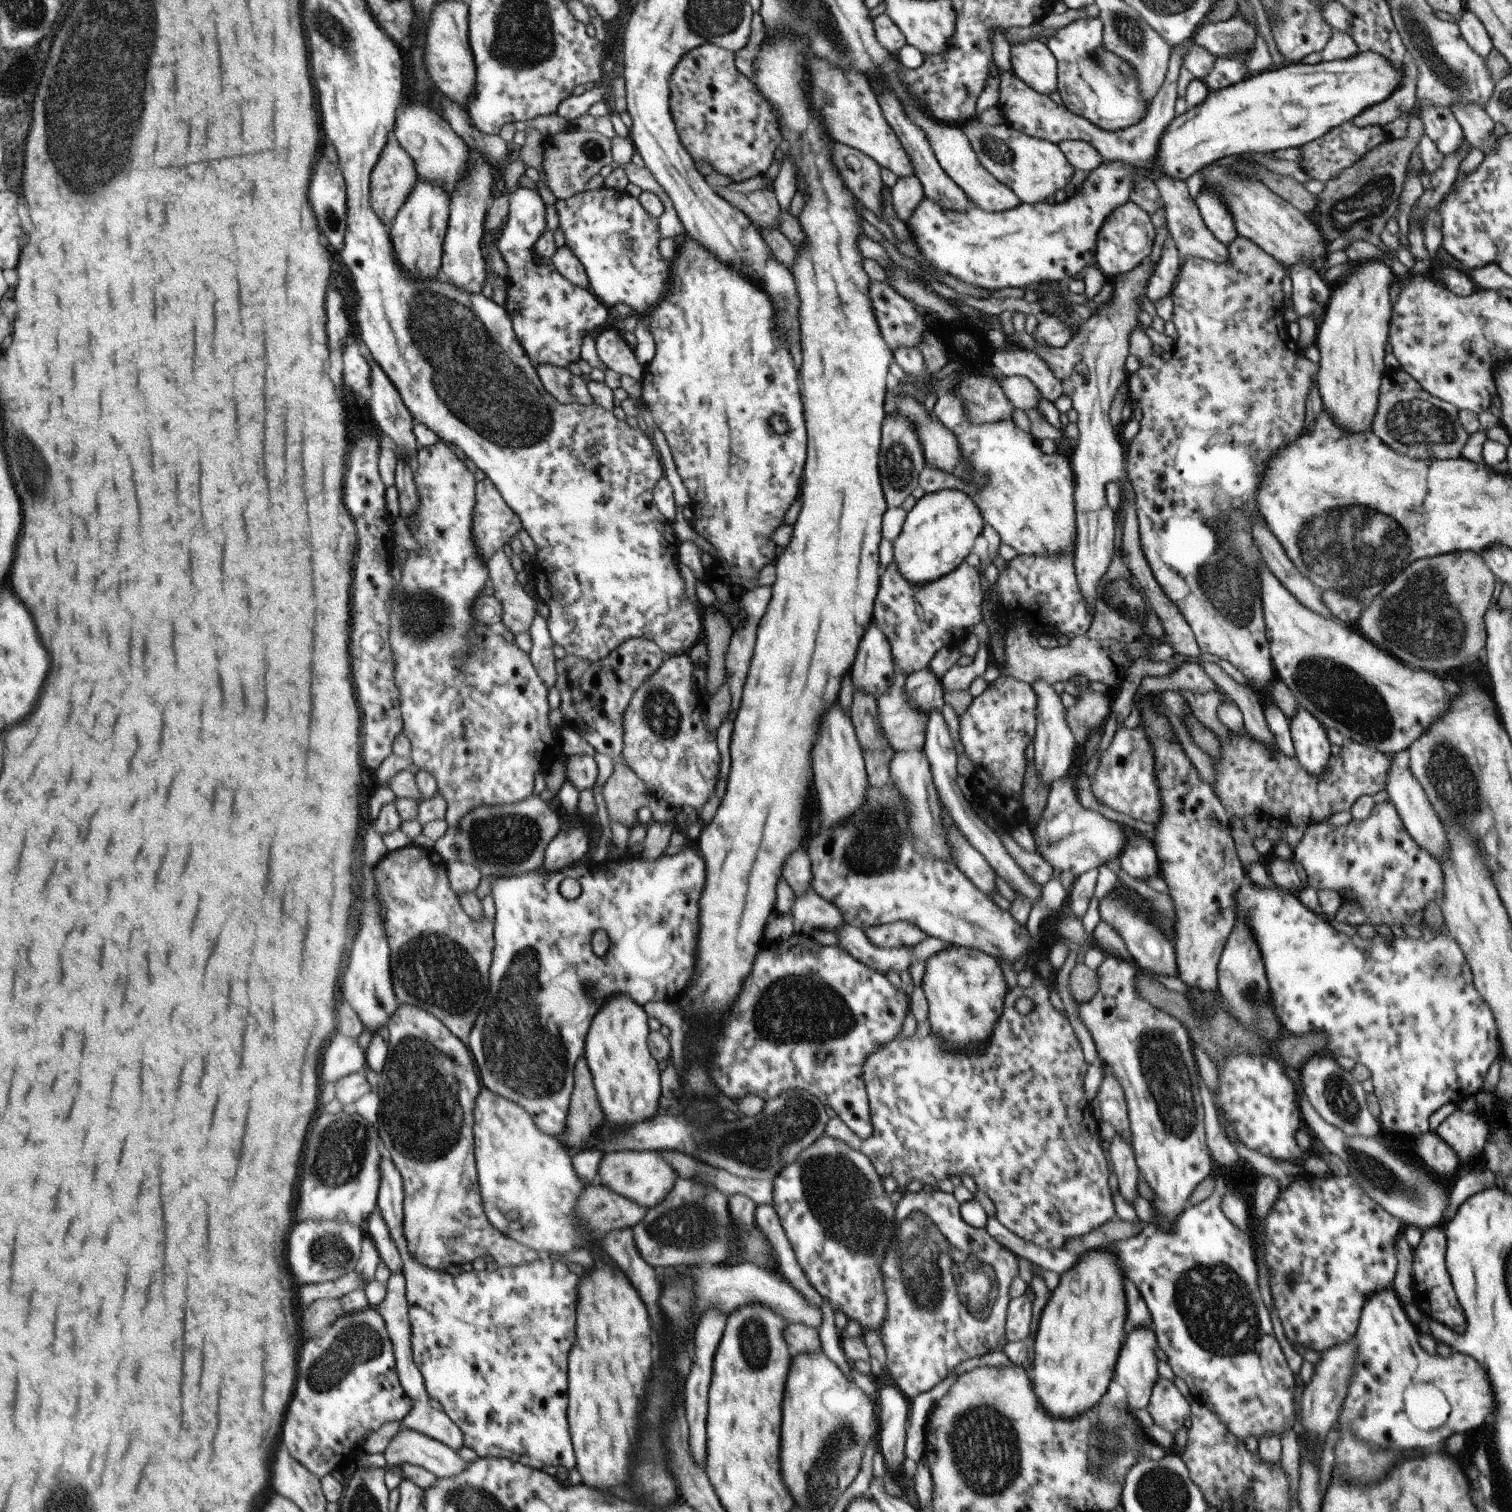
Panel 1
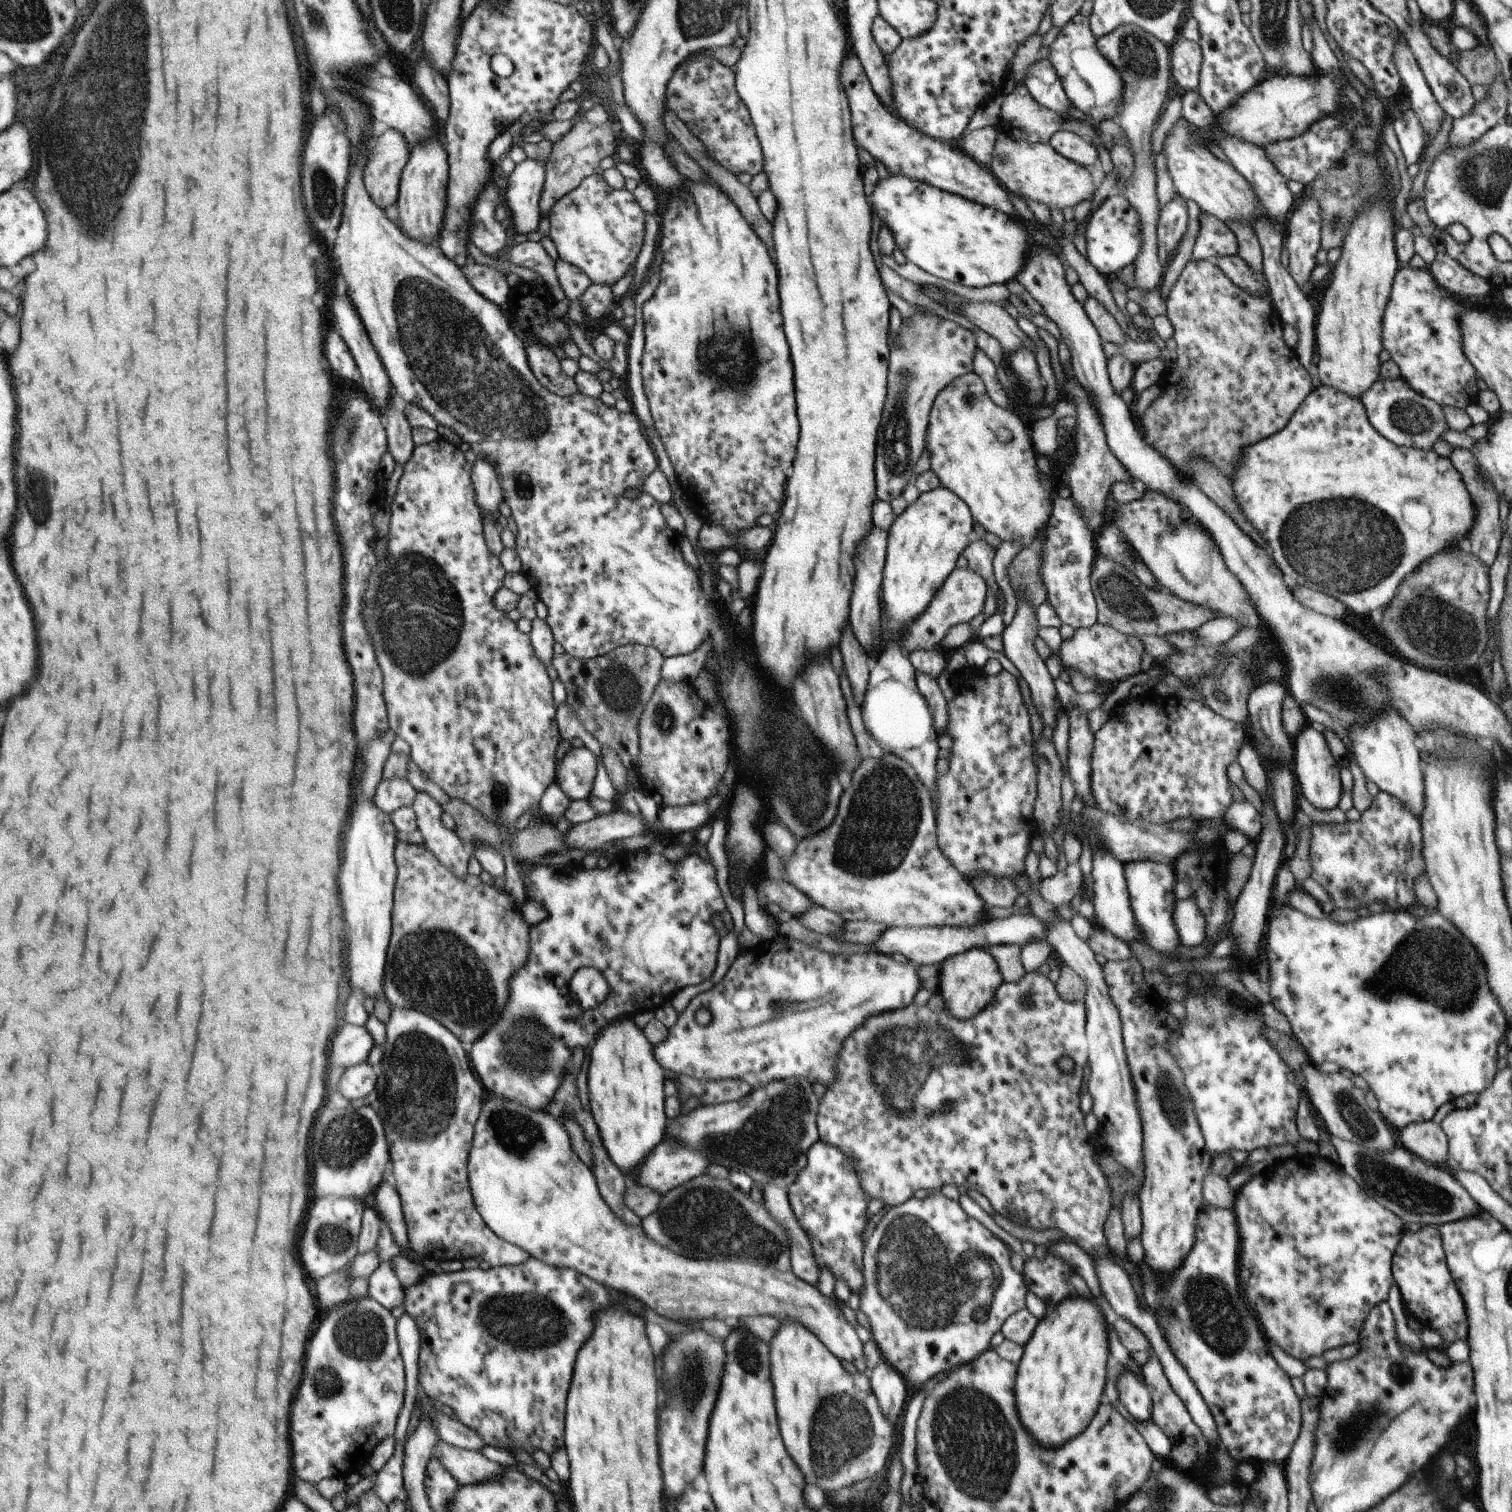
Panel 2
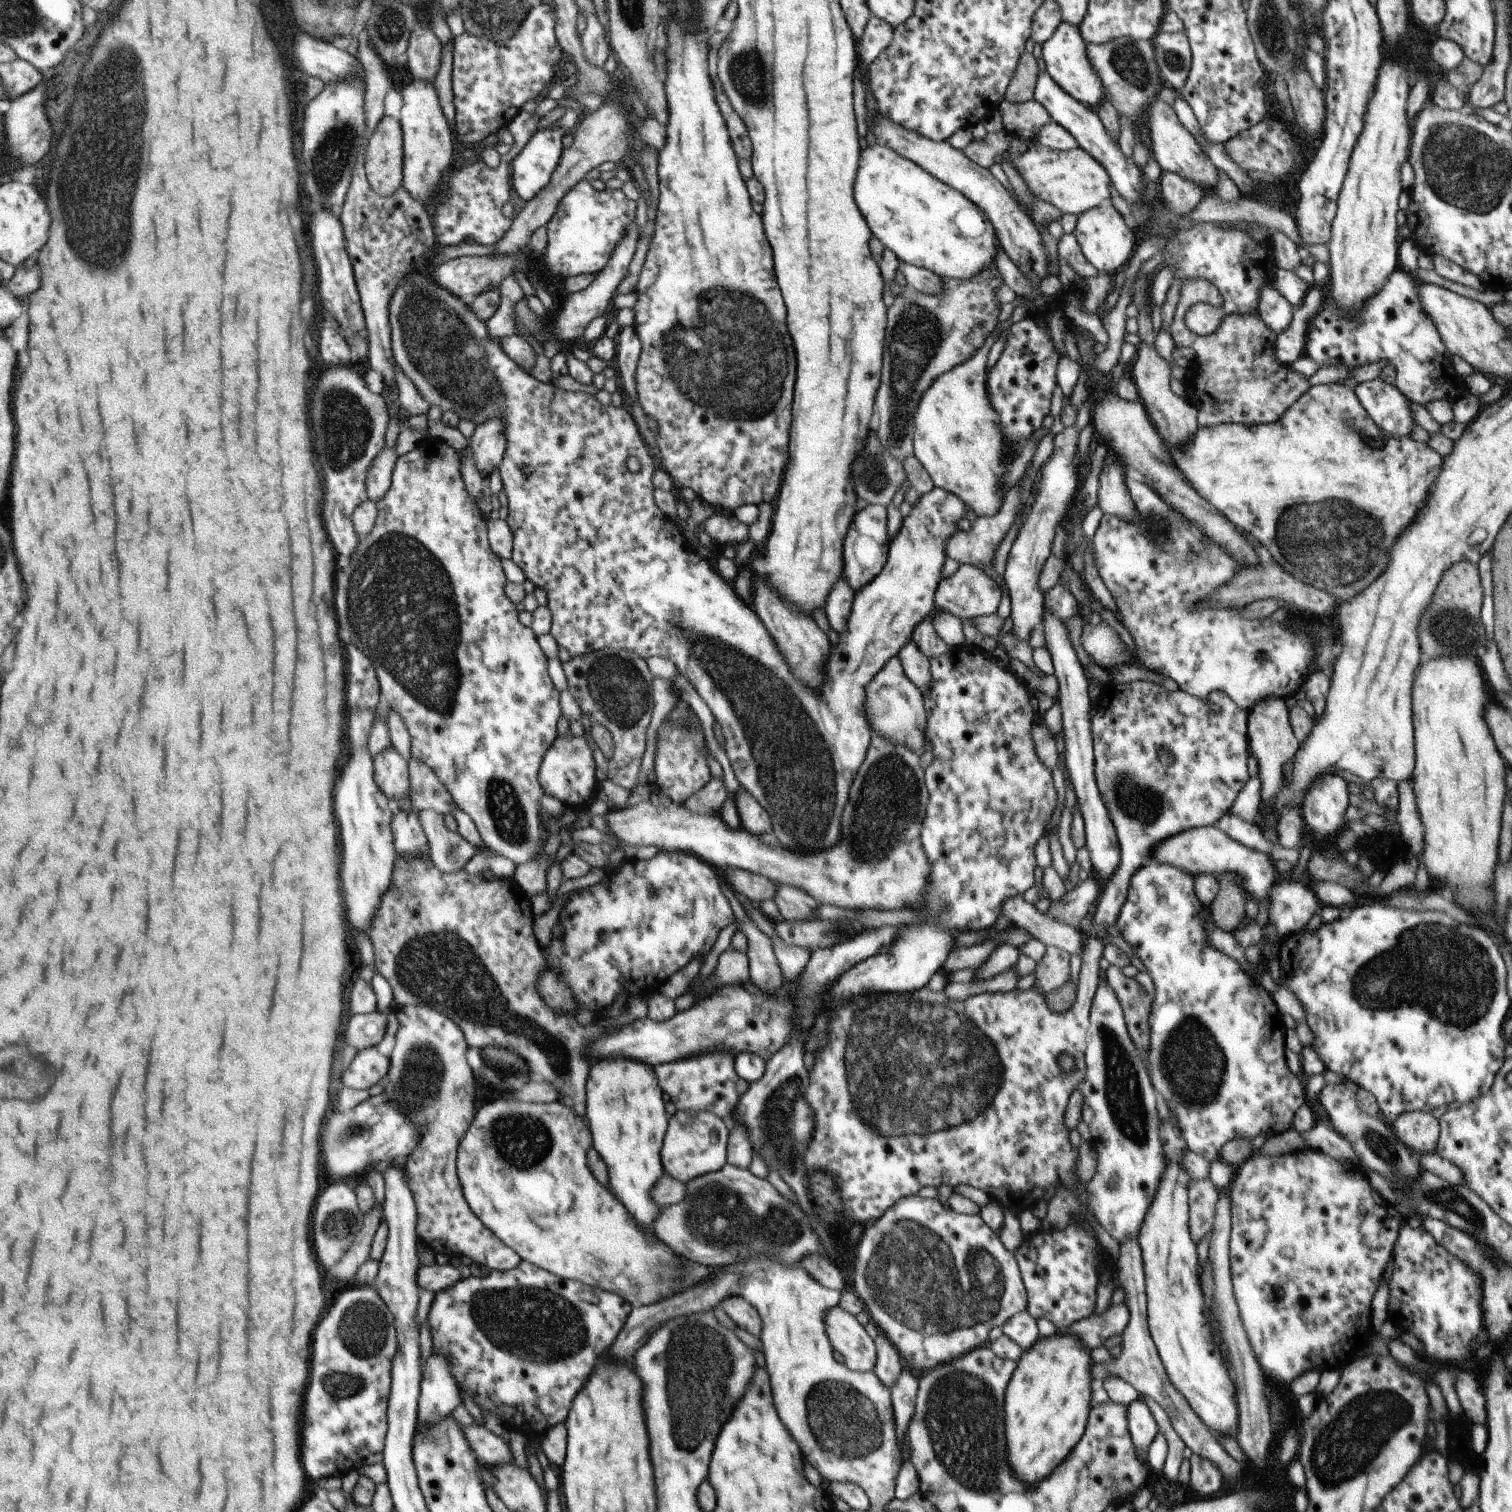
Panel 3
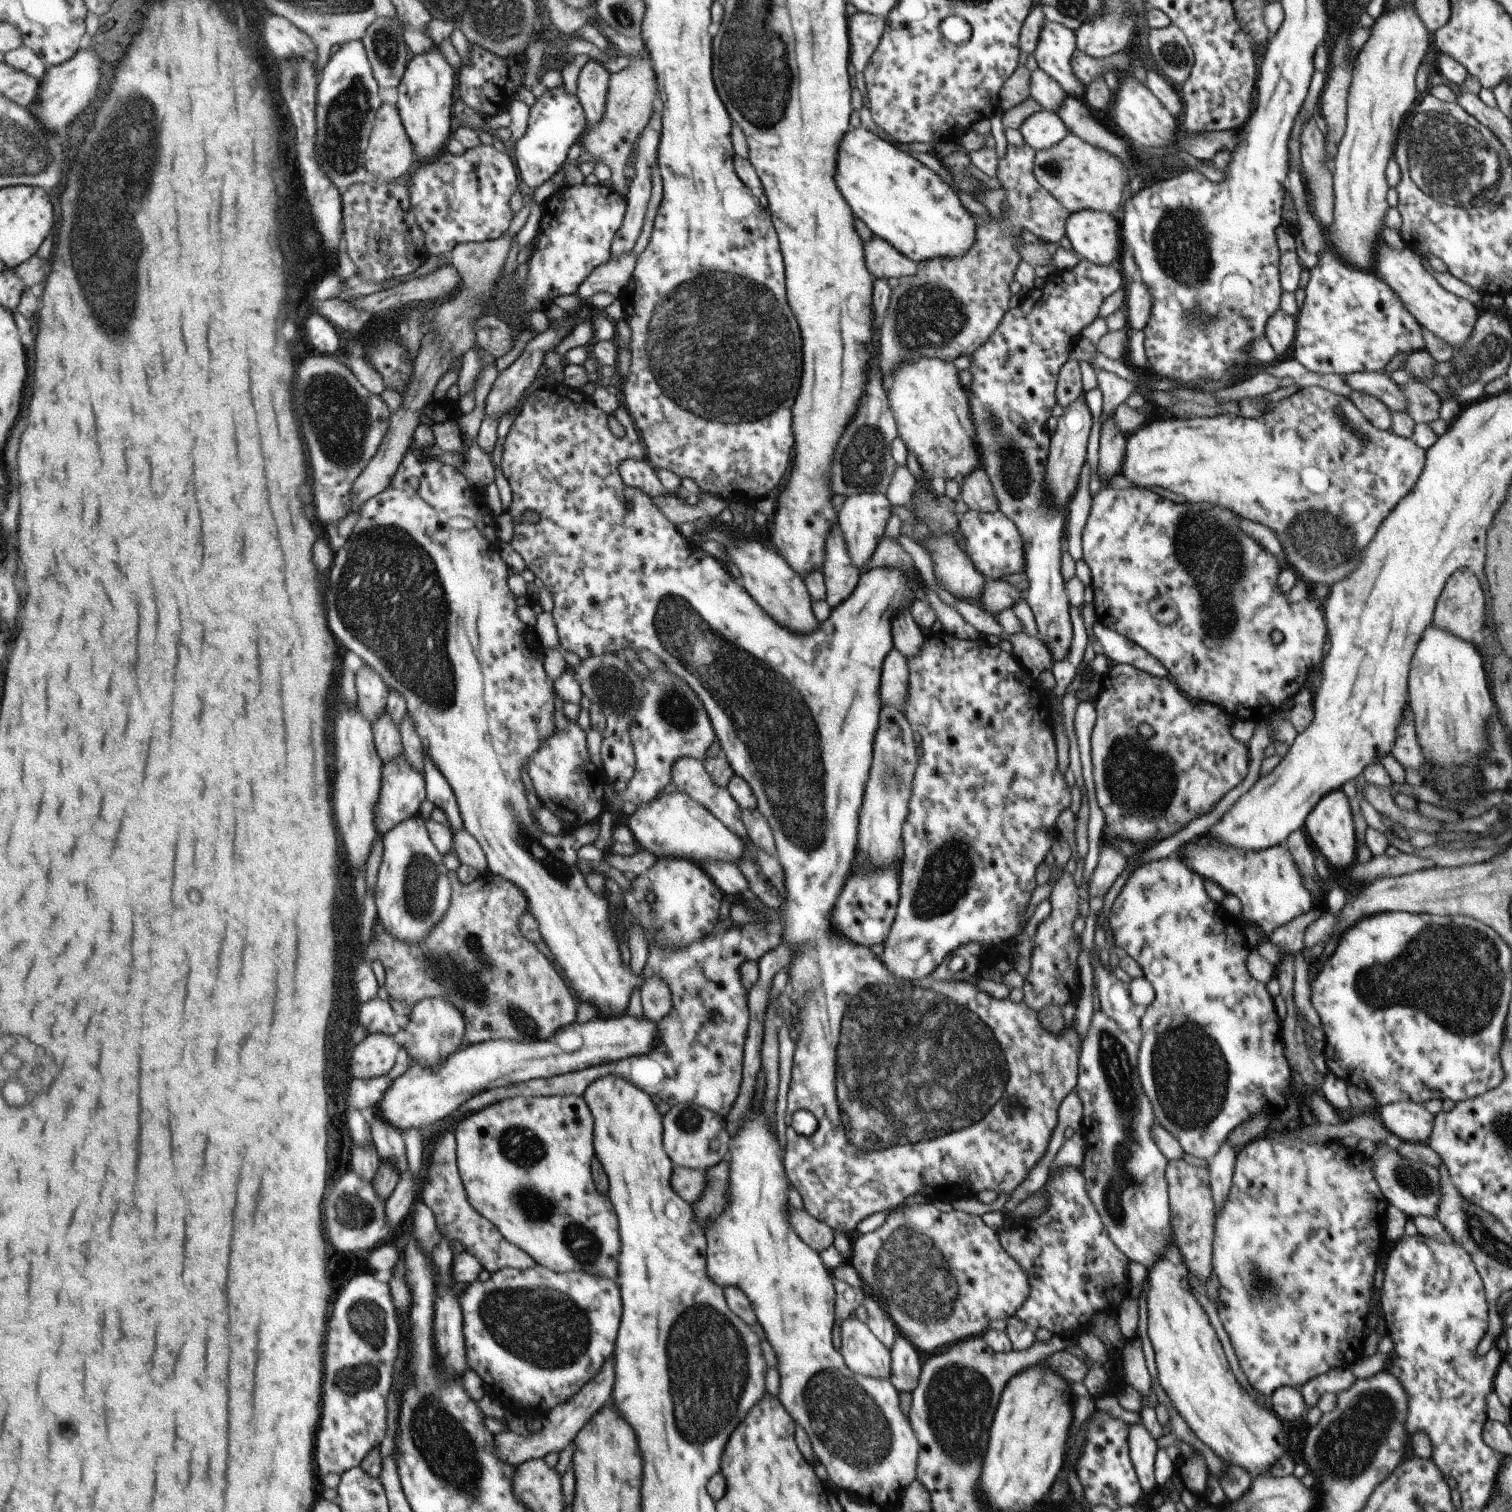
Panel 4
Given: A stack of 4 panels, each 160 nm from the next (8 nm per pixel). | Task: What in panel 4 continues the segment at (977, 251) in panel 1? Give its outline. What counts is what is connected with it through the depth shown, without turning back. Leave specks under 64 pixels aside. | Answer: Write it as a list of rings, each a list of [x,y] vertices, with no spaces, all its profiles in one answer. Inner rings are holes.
[[[861,127],[849,128],[837,146],[837,188],[851,212],[869,228],[873,237],[887,241],[899,254],[915,264],[937,257],[957,258],[963,256],[973,244],[976,222],[974,216],[961,205],[957,194],[931,170],[898,150],[889,141],[882,140]]]

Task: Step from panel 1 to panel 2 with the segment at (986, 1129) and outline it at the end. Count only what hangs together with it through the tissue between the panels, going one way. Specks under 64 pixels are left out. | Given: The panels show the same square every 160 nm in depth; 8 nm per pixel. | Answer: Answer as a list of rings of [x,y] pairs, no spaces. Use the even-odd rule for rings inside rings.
[[[1037,971],[1024,973],[1017,982],[1001,983],[995,991],[994,1002],[986,1006],[981,1012],[978,1012],[977,1016],[964,1021],[953,1018],[943,1009],[932,1011],[927,1005],[915,1007],[913,1002],[897,1011],[890,1011],[889,1013],[881,1012],[879,1015],[869,1017],[859,1028],[856,1028],[848,1035],[847,1040],[843,1042],[838,1052],[838,1056],[836,1057],[836,1078],[829,1085],[825,1085],[825,1093],[818,1101],[818,1111],[816,1112],[816,1131],[818,1132],[818,1138],[824,1143],[837,1147],[848,1159],[853,1161],[862,1191],[865,1192],[869,1200],[872,1198],[881,1198],[884,1202],[885,1209],[901,1204],[904,1200],[911,1197],[915,1190],[939,1191],[944,1184],[951,1184],[951,1186],[965,1186],[967,1189],[975,1189],[989,1201],[993,1211],[1003,1216],[1003,1218],[1010,1220],[1015,1226],[1031,1228],[1031,1230],[1037,1231],[1049,1230],[1049,1228],[1057,1228],[1057,1230],[1060,1230],[1067,1240],[1075,1243],[1094,1260],[1096,1276],[1099,1276],[1099,1288],[1103,1292],[1103,1298],[1107,1300],[1107,1304],[1111,1306],[1111,1310],[1119,1318],[1129,1320],[1147,1338],[1147,1342],[1153,1349],[1153,1353],[1155,1353],[1161,1365],[1169,1386],[1172,1386],[1173,1392],[1175,1392],[1179,1400],[1185,1405],[1193,1424],[1199,1428],[1209,1446],[1217,1447],[1219,1446],[1218,1434],[1207,1405],[1203,1402],[1199,1391],[1195,1388],[1187,1372],[1184,1371],[1184,1368],[1177,1362],[1170,1348],[1166,1345],[1161,1330],[1155,1324],[1153,1314],[1147,1312],[1139,1304],[1139,1300],[1137,1300],[1137,1296],[1133,1292],[1133,1286],[1129,1284],[1127,1274],[1109,1260],[1108,1253],[1104,1248],[1107,1244],[1105,1235],[1103,1234],[1103,1227],[1107,1215],[1110,1212],[1110,1188],[1106,1181],[1107,1177],[1103,1175],[1099,1169],[1099,1165],[1093,1159],[1093,1156],[1096,1154],[1095,1150],[1093,1150],[1094,1142],[1091,1142],[1094,1134],[1090,1135],[1083,1127],[1084,1116],[1079,1109],[1078,1099],[1079,1087],[1081,1086],[1081,1082],[1083,1082],[1083,1066],[1085,1066],[1087,1054],[1084,1024],[1085,1011],[1083,1002],[1061,1000],[1056,993],[1054,985],[1047,979],[1047,976]],[[1023,996],[1029,996],[1031,1001],[1030,1008],[1023,1008],[1021,1006],[1021,998]],[[1061,1057],[1069,1057],[1072,1060],[1074,1067],[1071,1069],[1071,1072],[1059,1070],[1058,1060]],[[931,1099],[939,1105],[944,1101],[952,1103],[959,1099],[959,1112],[949,1112],[949,1114],[935,1112],[935,1104],[931,1104]]]

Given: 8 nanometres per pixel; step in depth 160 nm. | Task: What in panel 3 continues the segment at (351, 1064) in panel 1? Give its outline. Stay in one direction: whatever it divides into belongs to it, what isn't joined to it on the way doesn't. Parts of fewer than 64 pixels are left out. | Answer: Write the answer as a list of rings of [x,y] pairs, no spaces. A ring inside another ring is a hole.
[[[378,1010],[371,1014],[353,1015],[347,1028],[347,1040],[359,1052],[376,1047],[385,1038],[385,1030],[387,1015]]]

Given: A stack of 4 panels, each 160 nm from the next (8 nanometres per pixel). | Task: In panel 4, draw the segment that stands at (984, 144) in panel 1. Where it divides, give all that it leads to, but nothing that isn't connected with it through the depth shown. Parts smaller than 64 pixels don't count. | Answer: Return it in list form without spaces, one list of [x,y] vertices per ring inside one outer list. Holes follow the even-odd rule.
[[[1068,129],[1066,135],[1051,148],[1034,152],[1033,176],[1037,182],[1069,213],[1079,211],[1106,212],[1119,216],[1121,200],[1125,198],[1129,171],[1117,157],[1087,144]]]

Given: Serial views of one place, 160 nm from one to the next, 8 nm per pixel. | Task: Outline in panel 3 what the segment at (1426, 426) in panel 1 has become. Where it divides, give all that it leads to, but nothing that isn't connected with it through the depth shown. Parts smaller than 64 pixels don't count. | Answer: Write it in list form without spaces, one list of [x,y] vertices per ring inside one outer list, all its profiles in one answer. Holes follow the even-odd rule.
[[[1381,378],[1357,383],[1353,386],[1355,396],[1369,415],[1369,418],[1377,425],[1377,428],[1387,437],[1407,437],[1413,425],[1415,424],[1412,419],[1408,399],[1400,391],[1398,385],[1388,384],[1383,382]]]

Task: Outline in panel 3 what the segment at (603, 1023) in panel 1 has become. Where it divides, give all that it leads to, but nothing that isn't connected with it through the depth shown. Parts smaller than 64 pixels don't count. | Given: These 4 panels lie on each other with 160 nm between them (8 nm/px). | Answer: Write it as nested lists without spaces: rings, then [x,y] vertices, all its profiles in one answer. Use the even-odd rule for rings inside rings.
[[[595,1060],[589,1068],[586,1094],[586,1124],[592,1147],[609,1172],[609,1186],[641,1226],[649,1226],[657,1216],[658,1205],[650,1198],[650,1188],[661,1176],[659,1148],[665,1134],[667,1116],[651,1066],[635,1060]]]

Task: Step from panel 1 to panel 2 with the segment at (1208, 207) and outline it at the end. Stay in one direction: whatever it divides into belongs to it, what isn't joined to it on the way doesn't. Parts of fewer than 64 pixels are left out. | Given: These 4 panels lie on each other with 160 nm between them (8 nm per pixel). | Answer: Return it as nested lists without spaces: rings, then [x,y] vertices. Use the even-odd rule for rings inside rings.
[[[1200,213],[1191,259],[1212,262],[1218,256],[1231,256],[1237,252],[1236,235],[1230,227],[1213,215]]]

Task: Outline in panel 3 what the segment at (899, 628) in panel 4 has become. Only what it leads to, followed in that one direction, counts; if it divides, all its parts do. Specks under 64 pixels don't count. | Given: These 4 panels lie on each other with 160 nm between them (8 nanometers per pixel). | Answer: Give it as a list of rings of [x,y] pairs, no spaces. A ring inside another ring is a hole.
[[[908,642],[896,657],[900,660],[905,676],[917,687],[922,695],[930,689],[928,658],[913,644]]]

